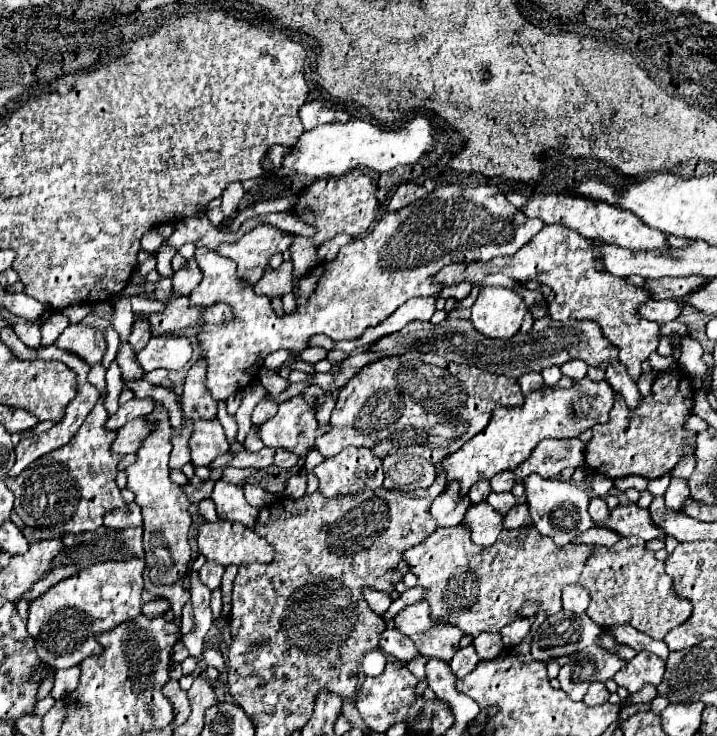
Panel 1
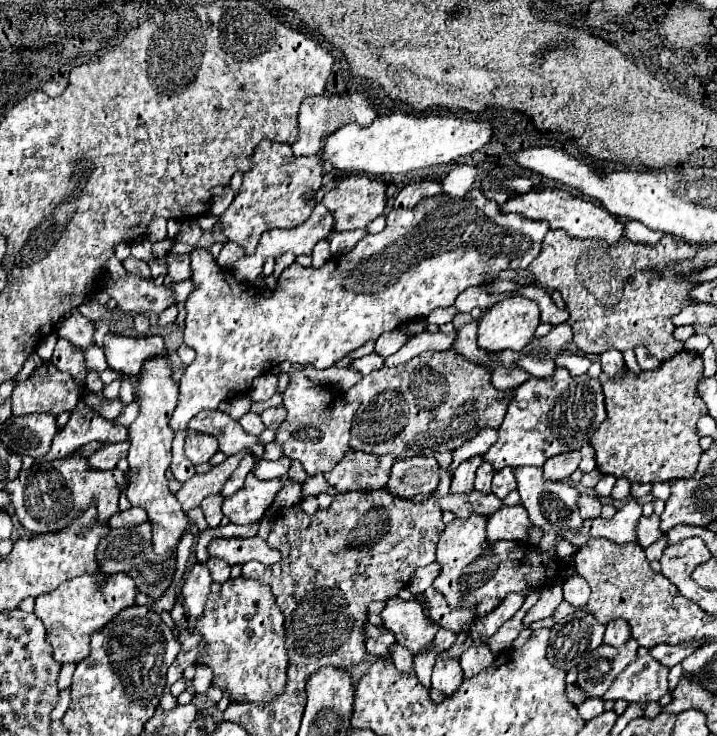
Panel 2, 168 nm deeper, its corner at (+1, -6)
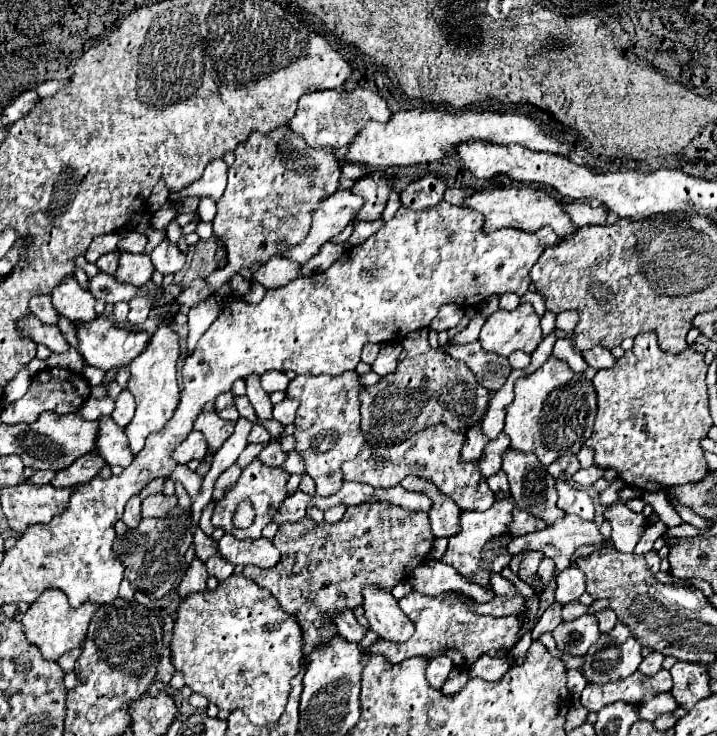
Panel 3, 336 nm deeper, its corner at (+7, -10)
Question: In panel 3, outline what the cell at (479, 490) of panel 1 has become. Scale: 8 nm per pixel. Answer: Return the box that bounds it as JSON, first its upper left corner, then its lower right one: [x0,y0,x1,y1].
[479,432,509,478]

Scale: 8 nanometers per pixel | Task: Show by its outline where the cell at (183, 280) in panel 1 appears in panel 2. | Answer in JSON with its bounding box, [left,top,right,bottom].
[169,254,191,284]

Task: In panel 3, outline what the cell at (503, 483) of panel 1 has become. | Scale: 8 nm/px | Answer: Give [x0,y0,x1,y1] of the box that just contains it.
[487,470,509,492]

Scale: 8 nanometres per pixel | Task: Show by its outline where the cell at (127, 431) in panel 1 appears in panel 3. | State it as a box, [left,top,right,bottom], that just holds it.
[51,454,105,488]

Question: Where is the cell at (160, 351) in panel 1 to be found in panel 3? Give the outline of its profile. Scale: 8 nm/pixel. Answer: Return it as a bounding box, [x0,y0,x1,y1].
[73,316,149,372]

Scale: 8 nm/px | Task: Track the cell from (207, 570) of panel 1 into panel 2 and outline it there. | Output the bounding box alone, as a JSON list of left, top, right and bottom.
[207,558,229,584]

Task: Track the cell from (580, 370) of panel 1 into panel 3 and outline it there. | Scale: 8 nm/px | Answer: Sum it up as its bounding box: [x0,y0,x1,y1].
[553,338,587,374]

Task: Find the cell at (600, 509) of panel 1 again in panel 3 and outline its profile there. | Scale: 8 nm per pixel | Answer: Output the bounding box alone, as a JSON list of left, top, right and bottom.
[555,480,595,520]

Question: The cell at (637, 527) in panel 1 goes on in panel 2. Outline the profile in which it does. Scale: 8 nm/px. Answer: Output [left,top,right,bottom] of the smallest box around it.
[559,500,641,546]

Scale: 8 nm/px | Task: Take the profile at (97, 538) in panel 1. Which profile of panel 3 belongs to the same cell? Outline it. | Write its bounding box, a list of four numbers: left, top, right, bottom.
[113,506,193,598]

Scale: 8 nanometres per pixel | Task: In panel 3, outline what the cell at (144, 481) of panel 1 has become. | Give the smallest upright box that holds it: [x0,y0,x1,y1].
[125,320,181,454]

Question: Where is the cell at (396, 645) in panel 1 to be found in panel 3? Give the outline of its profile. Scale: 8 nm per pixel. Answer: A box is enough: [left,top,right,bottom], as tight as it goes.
[333,610,365,642]

